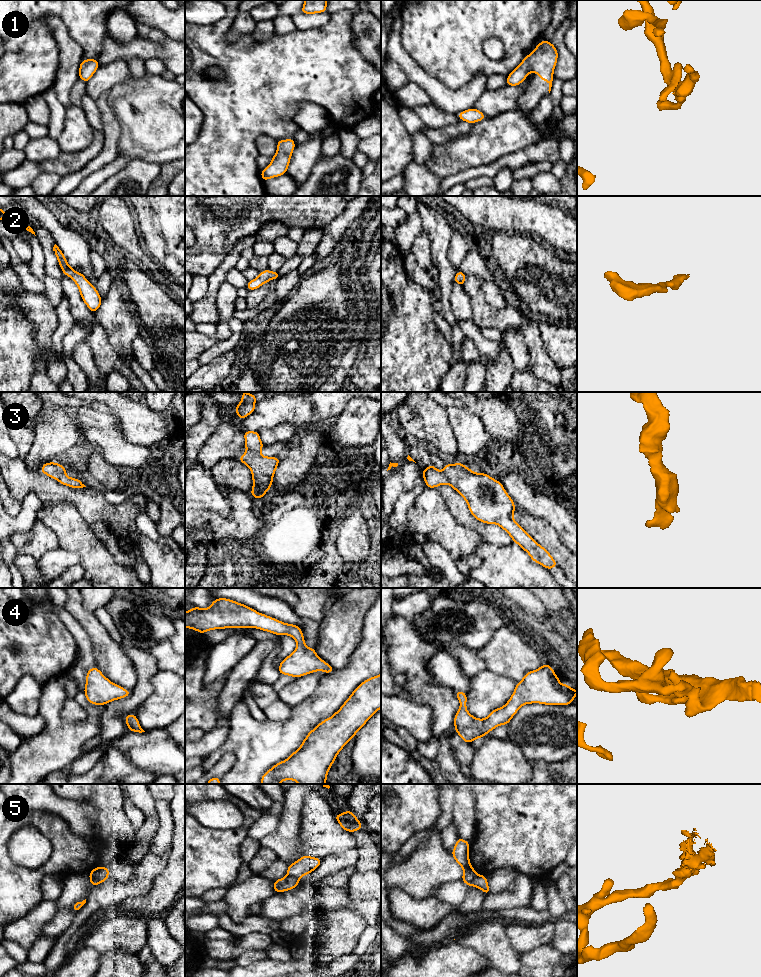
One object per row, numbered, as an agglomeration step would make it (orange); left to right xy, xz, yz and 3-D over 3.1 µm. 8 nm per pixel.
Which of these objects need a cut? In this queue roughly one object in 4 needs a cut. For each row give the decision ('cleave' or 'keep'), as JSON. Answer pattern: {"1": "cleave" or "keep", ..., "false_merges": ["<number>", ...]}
{"1": "keep", "2": "keep", "3": "keep", "4": "keep", "5": "cleave", "false_merges": ["5"]}

